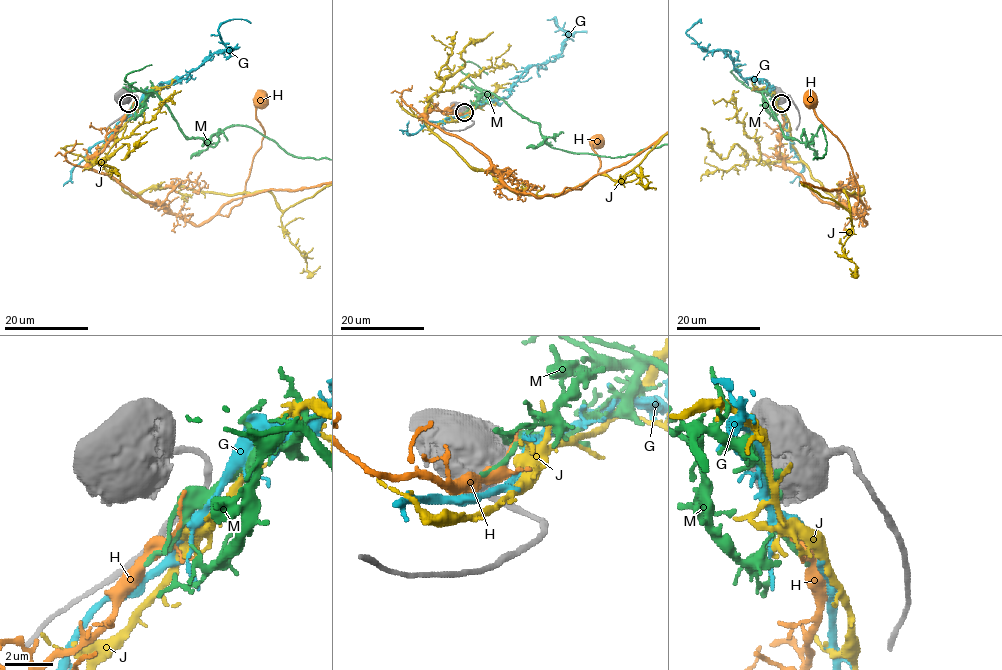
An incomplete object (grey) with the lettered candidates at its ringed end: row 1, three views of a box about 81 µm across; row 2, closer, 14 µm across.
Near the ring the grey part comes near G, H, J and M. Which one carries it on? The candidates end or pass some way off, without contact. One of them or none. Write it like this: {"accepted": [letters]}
{"accepted": ["J"]}

